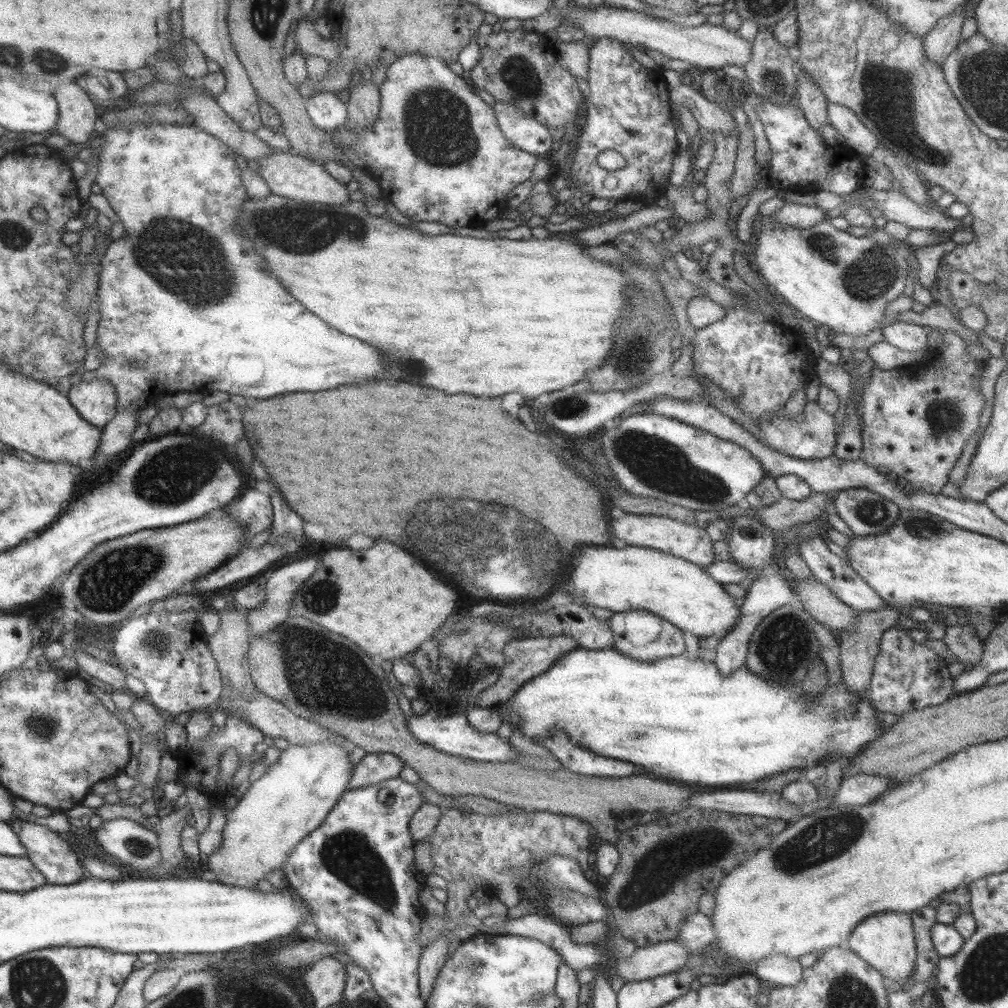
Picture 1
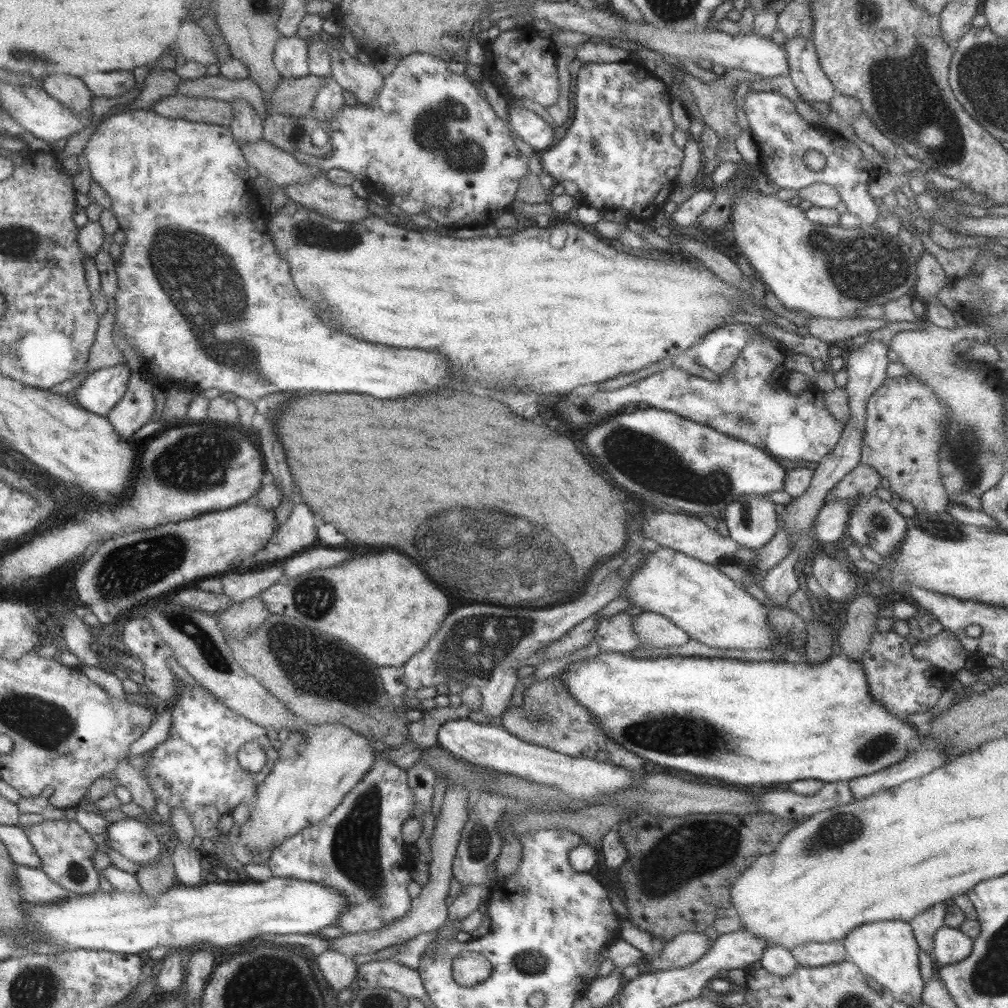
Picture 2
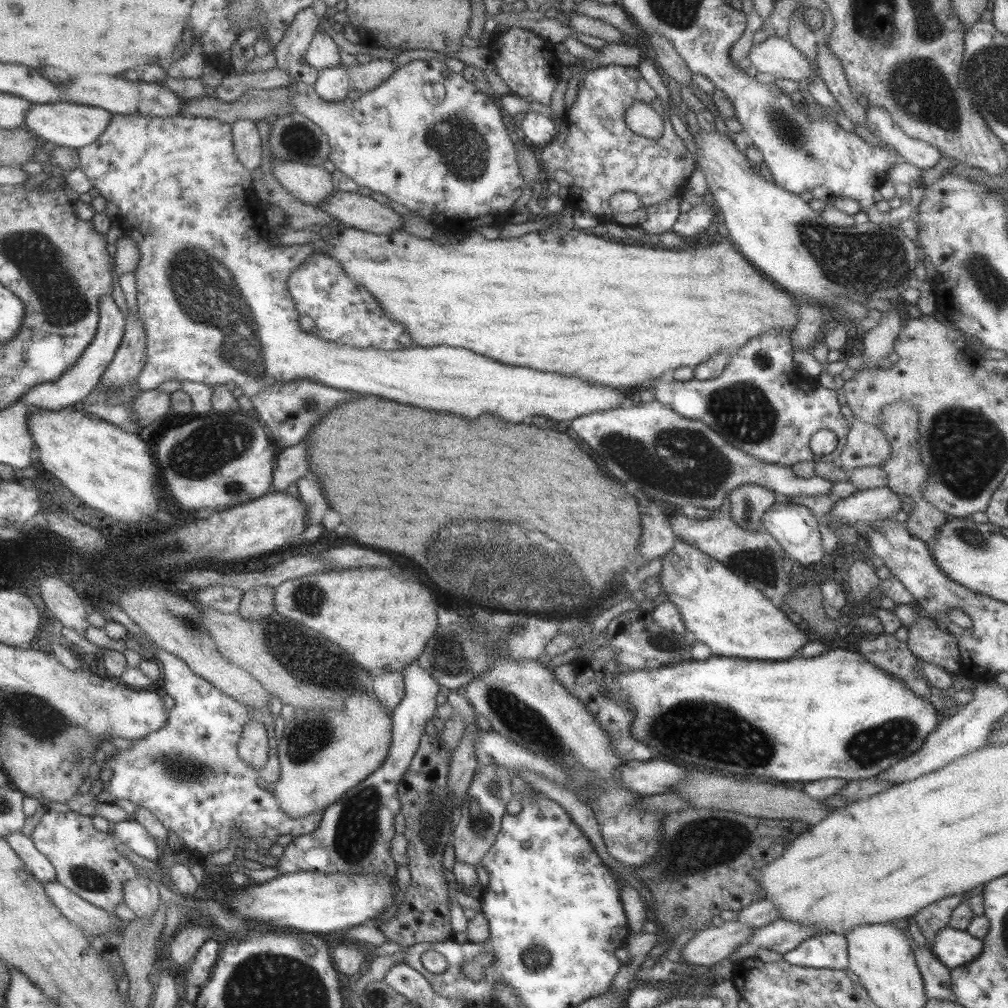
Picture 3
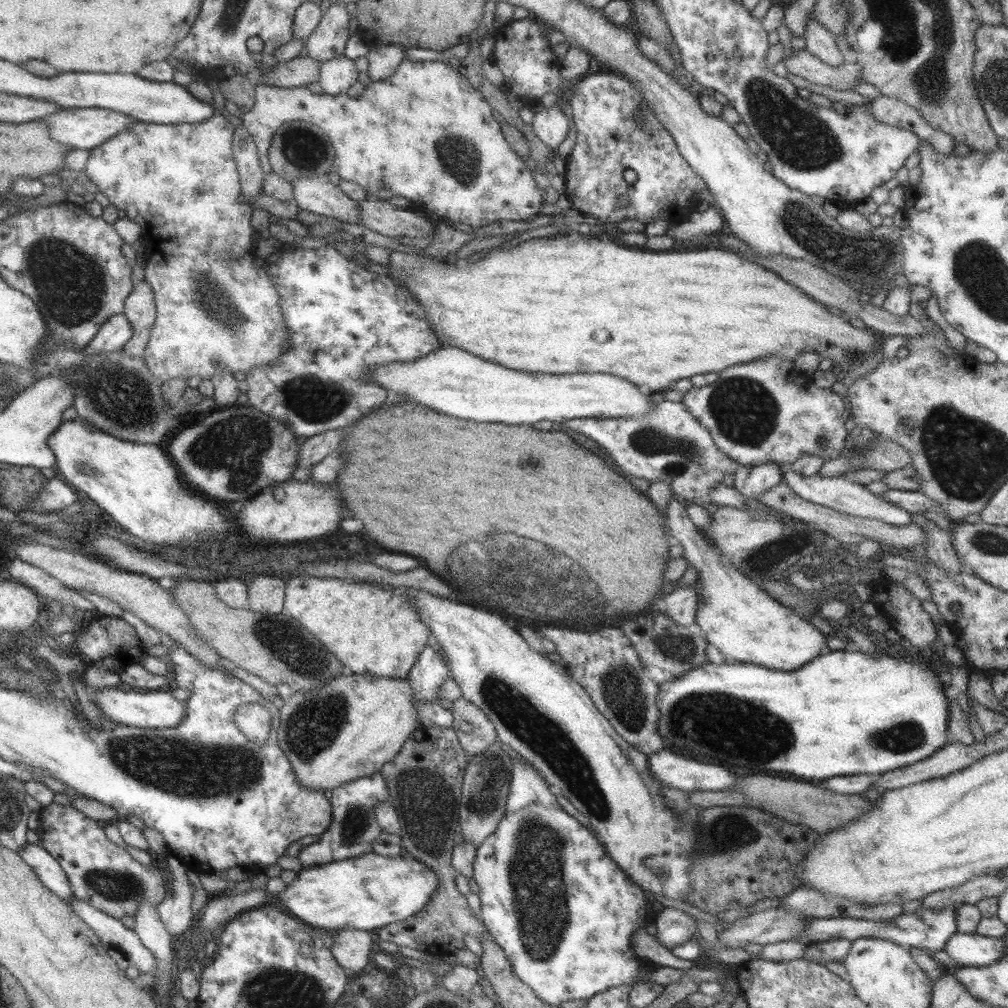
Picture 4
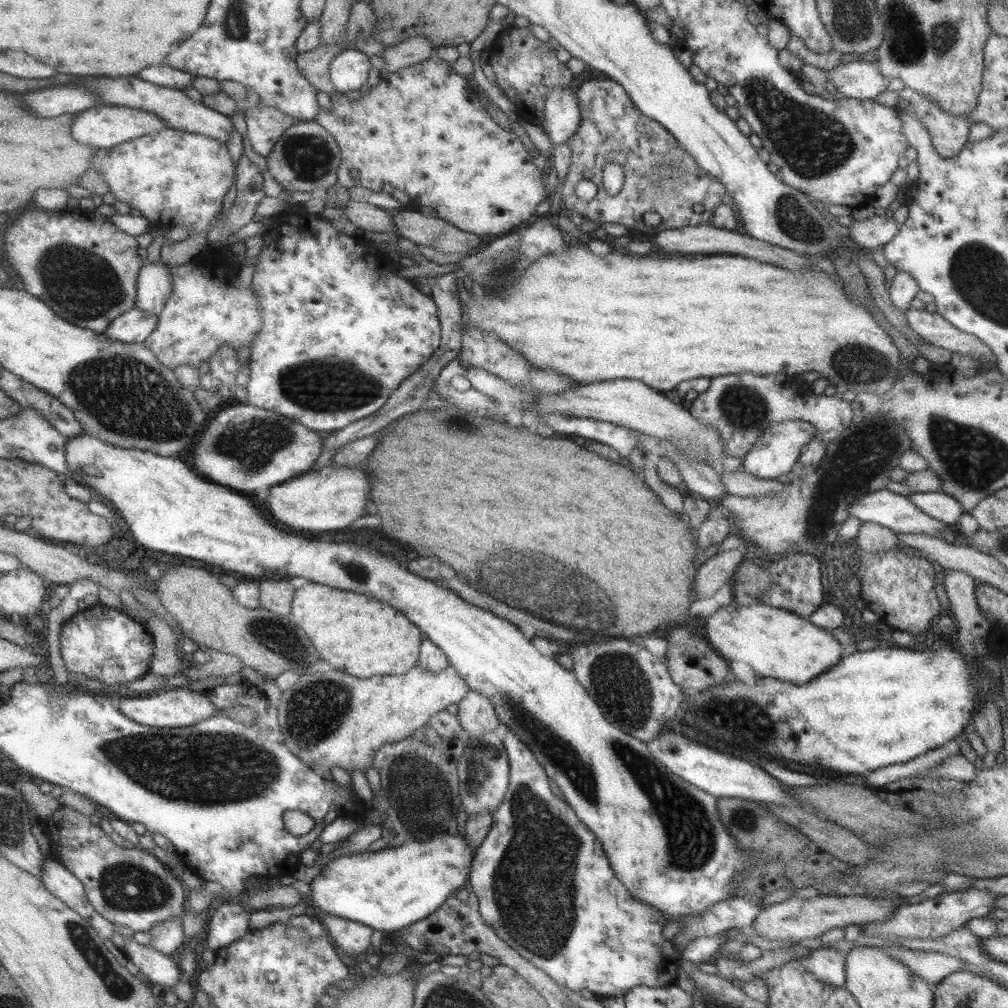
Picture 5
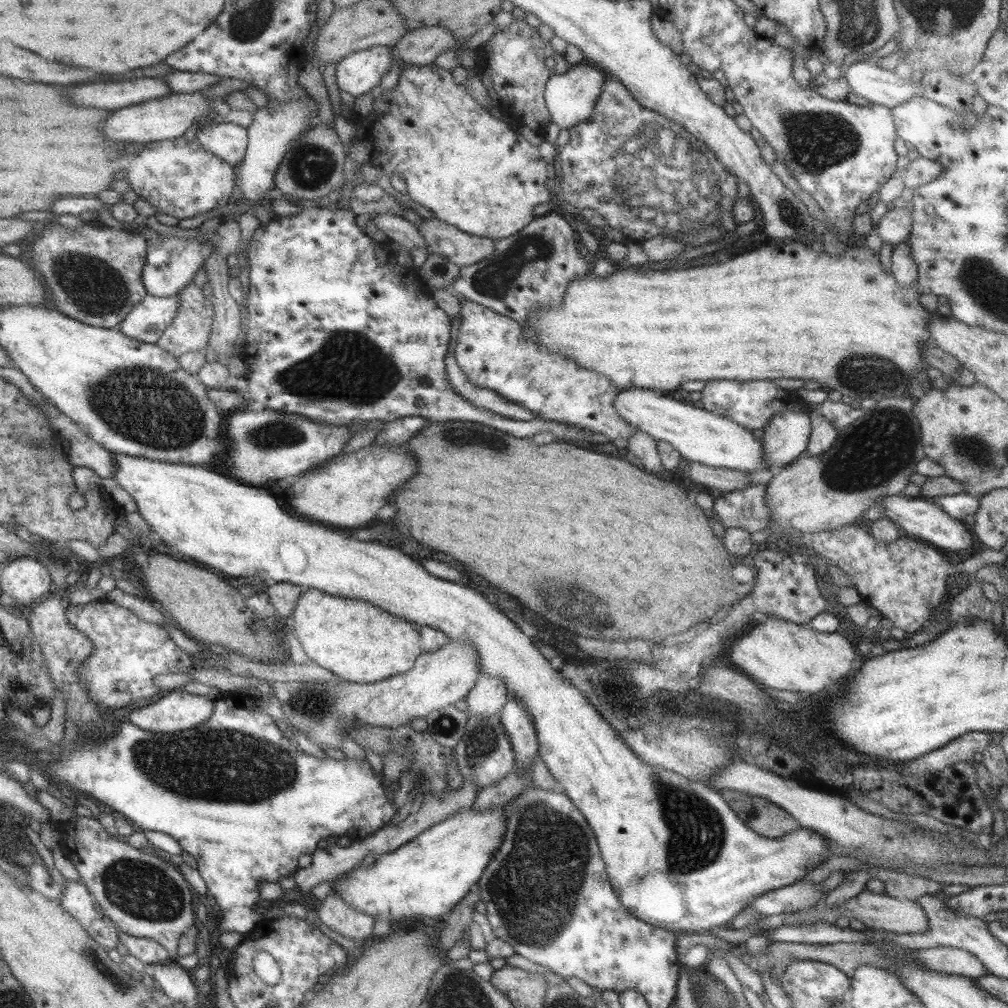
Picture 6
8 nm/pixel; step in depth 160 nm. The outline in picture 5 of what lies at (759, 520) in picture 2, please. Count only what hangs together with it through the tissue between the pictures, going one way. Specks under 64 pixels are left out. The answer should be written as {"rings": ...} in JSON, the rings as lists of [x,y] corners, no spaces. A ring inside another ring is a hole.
{"rings":[[[787,420],[781,423],[773,423],[754,442],[751,450],[742,456],[740,468],[742,472],[767,480],[777,478],[781,474],[787,474],[795,467],[804,444],[813,439],[815,434],[815,427],[808,421]]]}

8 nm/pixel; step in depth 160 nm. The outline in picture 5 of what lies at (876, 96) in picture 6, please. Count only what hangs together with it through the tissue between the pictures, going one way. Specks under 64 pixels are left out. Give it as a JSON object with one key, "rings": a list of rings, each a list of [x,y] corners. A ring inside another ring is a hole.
{"rings":[[[862,60],[842,62],[823,71],[826,80],[847,98],[874,99],[877,94],[885,91],[888,82],[873,62]]]}

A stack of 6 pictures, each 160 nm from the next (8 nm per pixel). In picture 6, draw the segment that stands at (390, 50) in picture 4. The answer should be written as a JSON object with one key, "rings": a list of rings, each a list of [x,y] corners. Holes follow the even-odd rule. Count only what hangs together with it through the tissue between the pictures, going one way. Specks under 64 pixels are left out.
{"rings":[[[439,26],[407,30],[393,46],[395,56],[410,65],[431,65],[439,53],[449,48],[455,48],[453,35]]]}

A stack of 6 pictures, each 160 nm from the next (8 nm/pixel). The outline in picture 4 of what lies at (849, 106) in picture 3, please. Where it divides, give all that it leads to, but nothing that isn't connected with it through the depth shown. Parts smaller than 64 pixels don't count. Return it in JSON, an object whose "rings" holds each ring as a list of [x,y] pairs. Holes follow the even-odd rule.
{"rings":[[[813,12],[809,13],[805,23],[804,48],[827,66],[843,64],[843,56],[835,44],[834,36],[815,21]]]}

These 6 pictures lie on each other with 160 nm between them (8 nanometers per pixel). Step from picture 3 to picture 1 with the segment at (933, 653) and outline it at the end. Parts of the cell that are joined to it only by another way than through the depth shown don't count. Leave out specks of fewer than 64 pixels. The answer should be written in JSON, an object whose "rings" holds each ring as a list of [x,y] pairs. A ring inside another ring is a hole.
{"rings":[[[947,625],[945,637],[941,639],[958,662],[970,662],[975,667],[982,657],[981,640],[977,638],[974,630],[965,625]]]}

